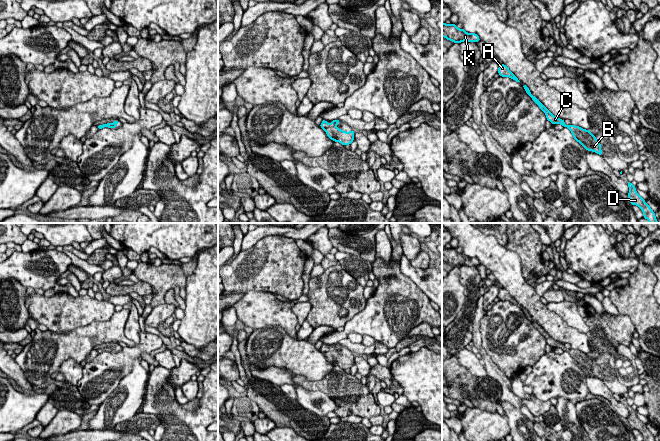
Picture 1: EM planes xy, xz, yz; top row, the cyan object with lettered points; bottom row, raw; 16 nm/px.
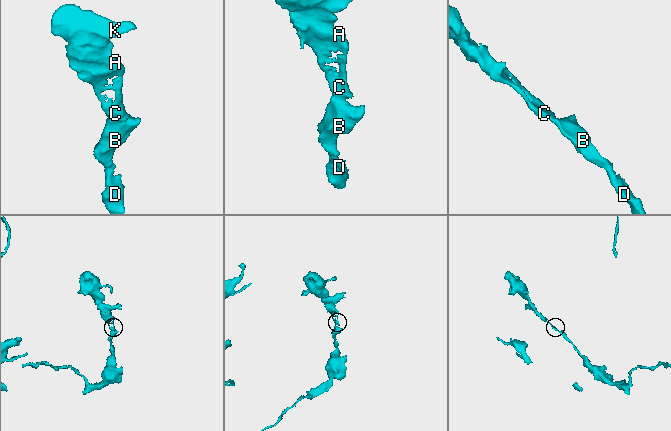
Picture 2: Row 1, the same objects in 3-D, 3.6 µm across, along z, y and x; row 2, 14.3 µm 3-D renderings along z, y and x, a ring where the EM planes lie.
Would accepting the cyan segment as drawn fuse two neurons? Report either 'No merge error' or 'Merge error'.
No merge error

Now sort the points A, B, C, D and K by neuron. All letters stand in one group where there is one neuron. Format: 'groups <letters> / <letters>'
groups A B C D K

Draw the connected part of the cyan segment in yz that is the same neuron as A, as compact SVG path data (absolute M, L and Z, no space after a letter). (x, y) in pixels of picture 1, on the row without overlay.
M505 288L499 289L498 297L501 301L510 301L516 306L520 306L518 302L509 294L509 292Z

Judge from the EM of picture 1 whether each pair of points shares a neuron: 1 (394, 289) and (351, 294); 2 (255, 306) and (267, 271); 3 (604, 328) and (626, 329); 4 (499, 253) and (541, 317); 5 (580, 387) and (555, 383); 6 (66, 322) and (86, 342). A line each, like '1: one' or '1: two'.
1: two
2: two
3: one
4: one
5: one
6: two

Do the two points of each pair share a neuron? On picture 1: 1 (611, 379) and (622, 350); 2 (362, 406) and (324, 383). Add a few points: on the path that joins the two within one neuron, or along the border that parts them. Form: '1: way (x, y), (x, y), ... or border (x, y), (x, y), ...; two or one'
1: border (608, 363), (614, 369), (617, 379), (628, 387); two
2: way (362, 394), (349, 393), (336, 384); one

